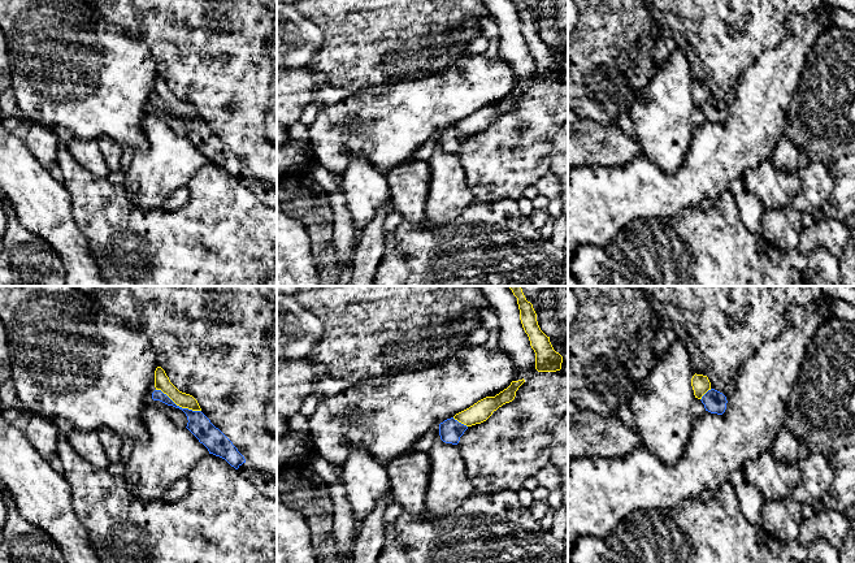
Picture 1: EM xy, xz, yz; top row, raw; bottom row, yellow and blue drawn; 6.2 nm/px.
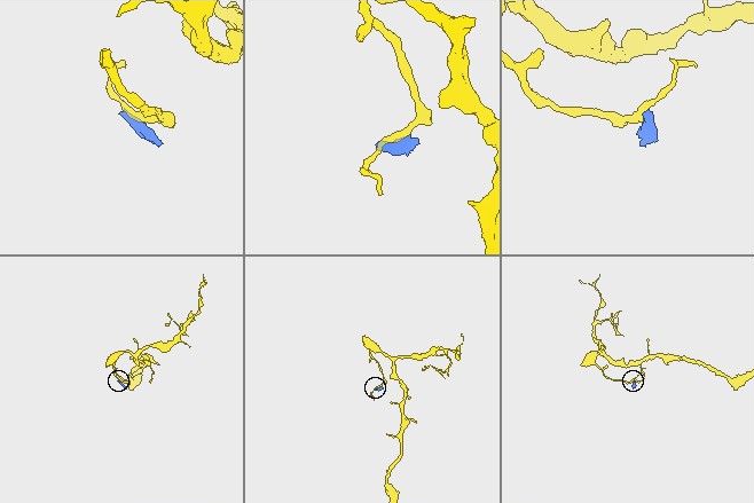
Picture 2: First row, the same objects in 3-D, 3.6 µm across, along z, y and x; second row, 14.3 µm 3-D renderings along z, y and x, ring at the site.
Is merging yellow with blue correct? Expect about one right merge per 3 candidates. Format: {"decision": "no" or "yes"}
{"decision": "no"}

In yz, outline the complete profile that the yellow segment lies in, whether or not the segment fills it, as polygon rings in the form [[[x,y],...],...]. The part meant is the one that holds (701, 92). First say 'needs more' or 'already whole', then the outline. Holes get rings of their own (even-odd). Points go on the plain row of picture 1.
already whole; [[[694,83],[693,87],[691,87],[691,95],[693,95],[693,99],[694,99],[694,104],[695,107],[698,108],[702,108],[702,105],[708,100],[711,99],[711,91],[708,88],[707,85],[703,85],[703,83]]]

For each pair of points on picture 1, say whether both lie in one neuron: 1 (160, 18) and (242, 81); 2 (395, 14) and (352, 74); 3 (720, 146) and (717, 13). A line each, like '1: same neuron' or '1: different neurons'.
1: same neuron
2: same neuron
3: different neurons

